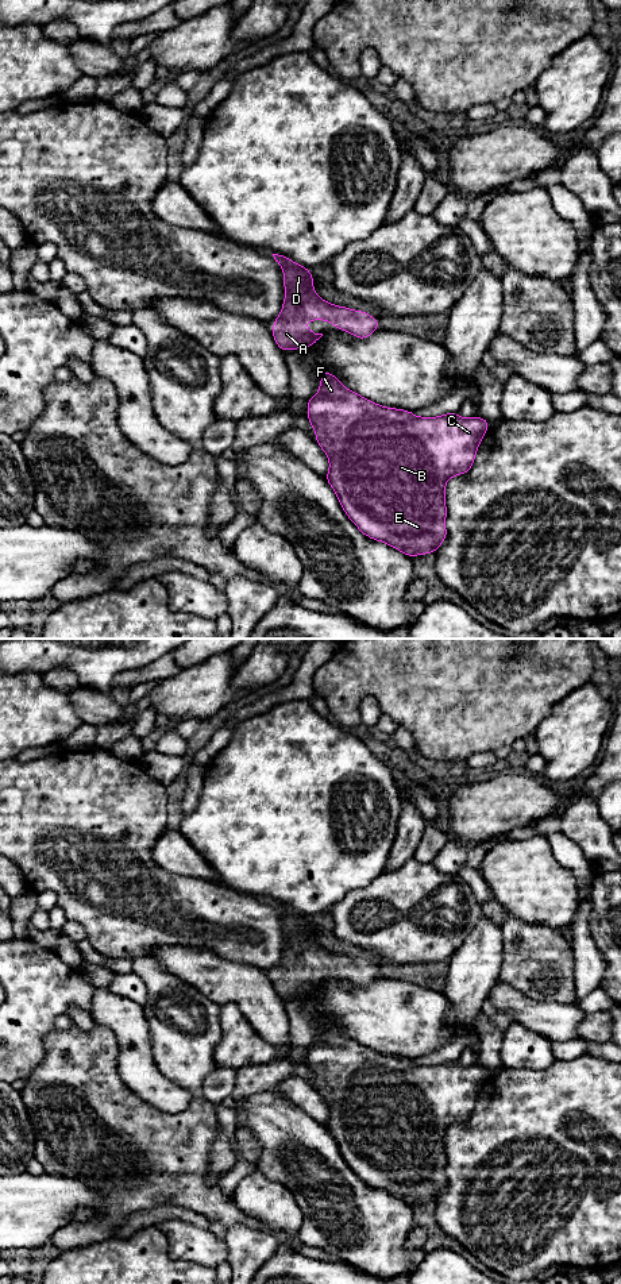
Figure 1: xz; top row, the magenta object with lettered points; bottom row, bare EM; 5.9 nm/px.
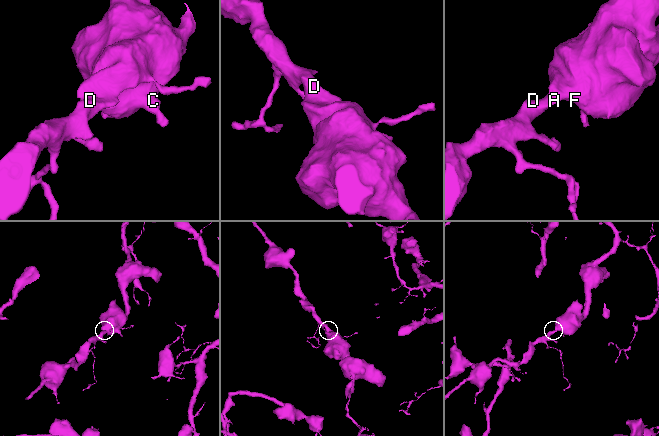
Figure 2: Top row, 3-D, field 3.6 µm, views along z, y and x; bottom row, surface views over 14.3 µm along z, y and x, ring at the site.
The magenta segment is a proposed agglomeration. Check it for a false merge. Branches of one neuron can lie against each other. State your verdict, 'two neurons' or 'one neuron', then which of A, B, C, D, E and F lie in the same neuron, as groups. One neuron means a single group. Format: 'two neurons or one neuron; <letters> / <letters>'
one neuron; A B C D E F

